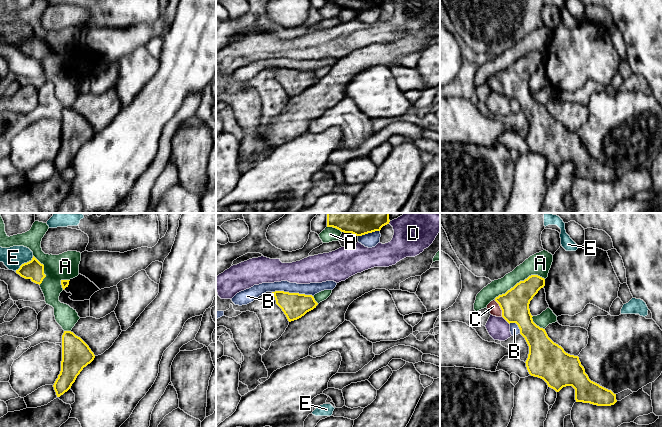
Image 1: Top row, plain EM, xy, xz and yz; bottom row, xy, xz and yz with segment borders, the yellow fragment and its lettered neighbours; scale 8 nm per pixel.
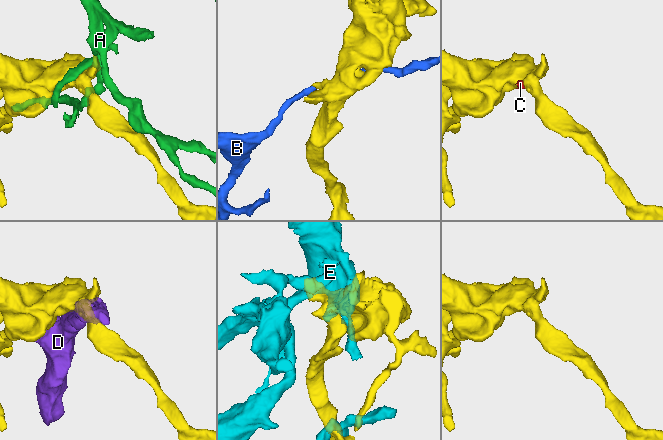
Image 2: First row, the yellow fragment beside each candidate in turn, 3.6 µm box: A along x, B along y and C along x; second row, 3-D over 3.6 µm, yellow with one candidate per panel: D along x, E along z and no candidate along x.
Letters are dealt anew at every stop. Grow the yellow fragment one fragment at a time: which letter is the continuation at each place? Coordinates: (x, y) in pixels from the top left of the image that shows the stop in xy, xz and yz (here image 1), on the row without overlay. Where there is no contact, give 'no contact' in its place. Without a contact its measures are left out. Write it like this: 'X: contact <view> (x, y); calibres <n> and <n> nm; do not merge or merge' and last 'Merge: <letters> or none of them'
A: contact yz (520, 57); calibres 220 and 180 nm; do not merge
B: contact xz (292, 69); calibres 200 and 100 nm; do not merge
C: contact yz (500, 83); calibres 220 and 90 nm; merge
D: contact yz (505, 95); calibres 220 and 180 nm; do not merge
E: contact xy (24, 39); calibres 160 and 170 nm; do not merge
Merge: C

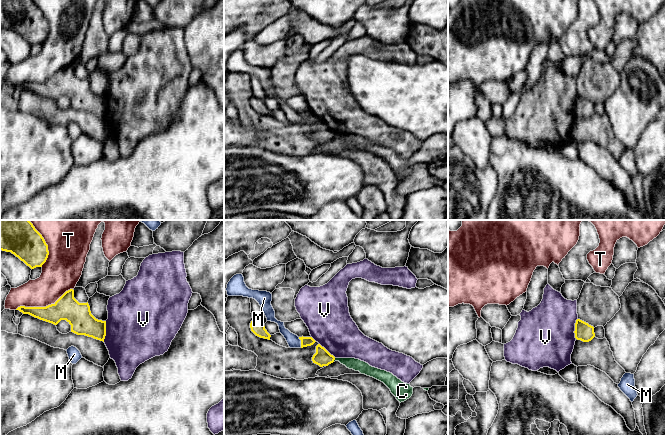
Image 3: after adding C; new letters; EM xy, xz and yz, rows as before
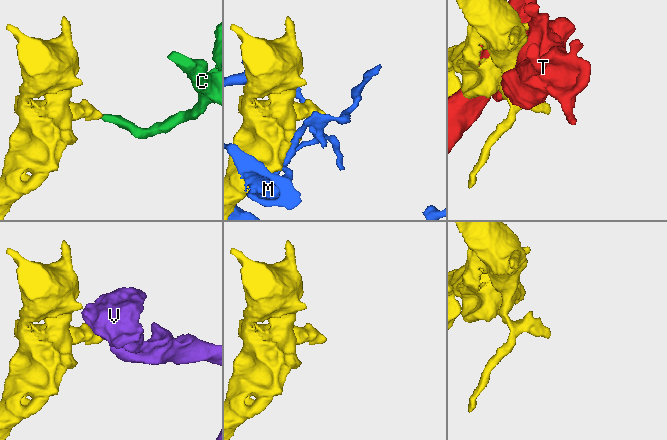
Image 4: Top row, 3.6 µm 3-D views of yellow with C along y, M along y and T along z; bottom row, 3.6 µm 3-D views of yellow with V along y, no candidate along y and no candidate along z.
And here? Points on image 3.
C: contact xz (334, 135); calibres 140 and 90 nm; do not merge
M: contact xz (301, 118); calibres 80 and 100 nm; do not merge
T: contact xy (43, 83); calibres 190 and 260 nm; do not merge
V: contact xy (105, 107); calibres 200 and 500 nm; do not merge
Merge: none of them

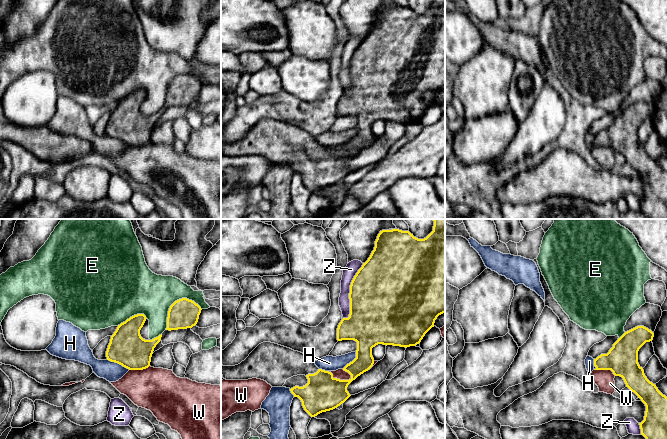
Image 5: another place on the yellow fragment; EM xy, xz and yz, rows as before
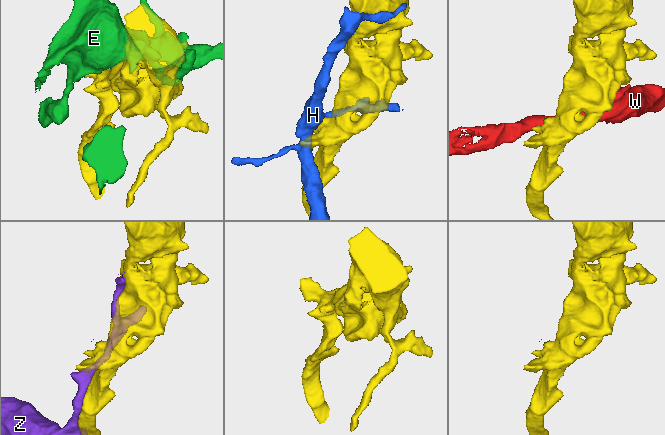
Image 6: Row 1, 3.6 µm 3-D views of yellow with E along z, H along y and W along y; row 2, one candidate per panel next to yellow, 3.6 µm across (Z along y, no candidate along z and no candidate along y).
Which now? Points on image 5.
E: contact xy (174, 78); calibres 240 and 340 nm; do not merge
H: contact xy (118, 139); calibres 280 and 160 nm; do not merge
W: contact xz (339, 155); calibres 300 and 80 nm; do not merge
Z: contact xz (350, 68); calibres 500 and 100 nm; do not merge
Merge: none of them

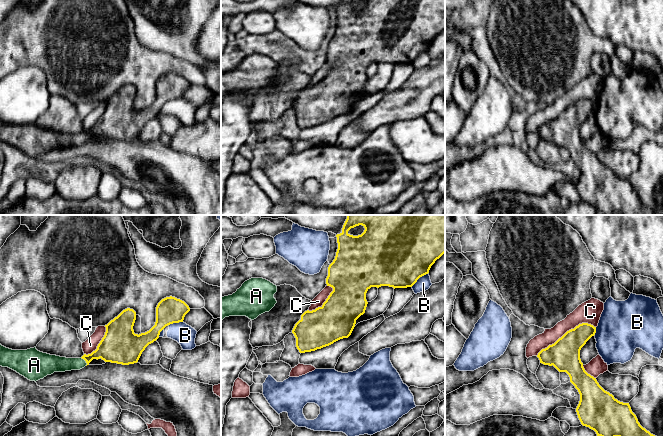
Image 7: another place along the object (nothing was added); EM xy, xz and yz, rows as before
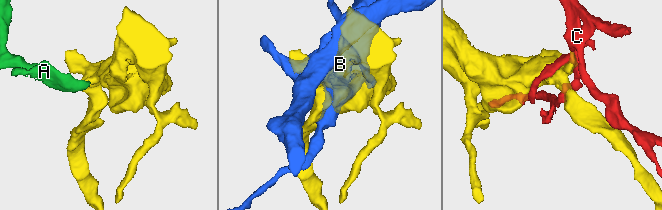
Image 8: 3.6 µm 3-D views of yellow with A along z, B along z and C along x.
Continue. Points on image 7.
A: contact xy (85, 136); calibres 240 and 130 nm; merge
B: contact xz (419, 53); calibres 500 and 110 nm; do not merge
C: contact yz (566, 108); calibres 240 and 180 nm; do not merge
Merge: A

